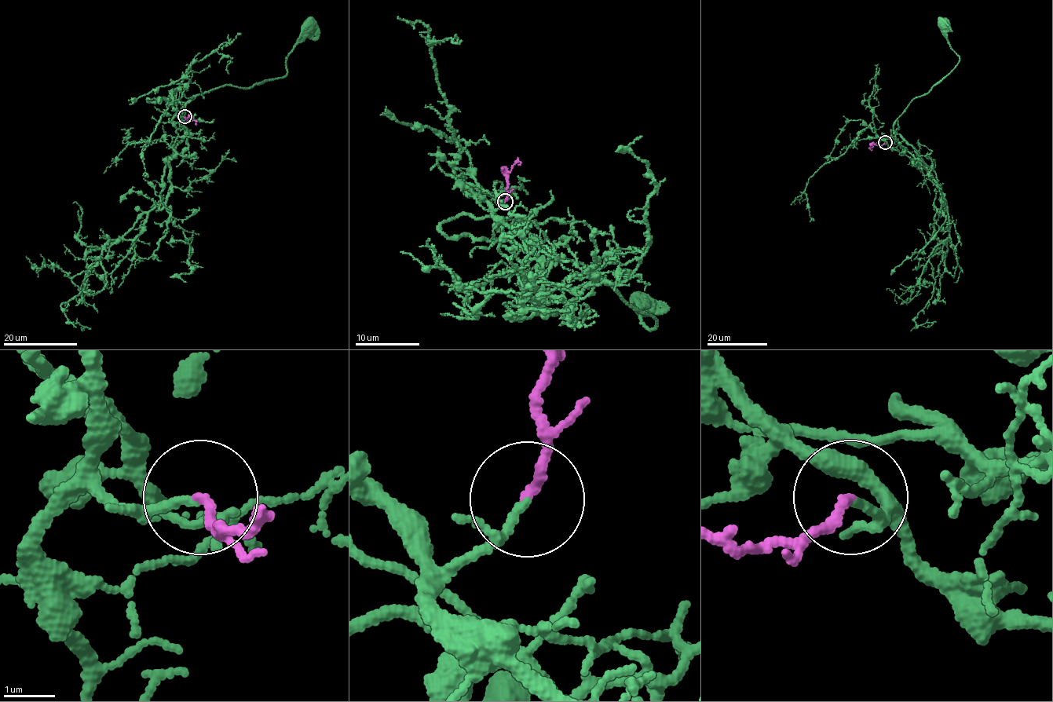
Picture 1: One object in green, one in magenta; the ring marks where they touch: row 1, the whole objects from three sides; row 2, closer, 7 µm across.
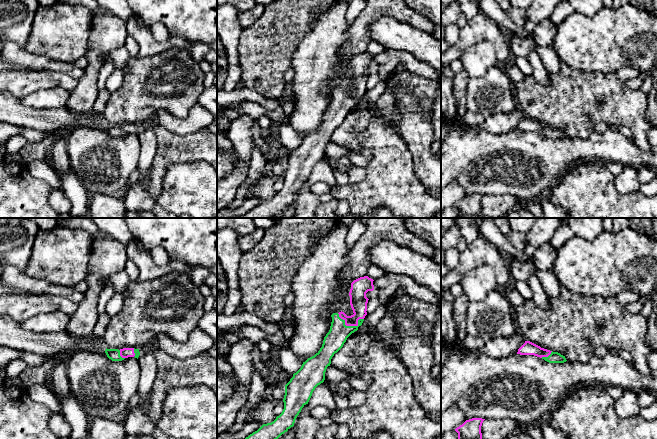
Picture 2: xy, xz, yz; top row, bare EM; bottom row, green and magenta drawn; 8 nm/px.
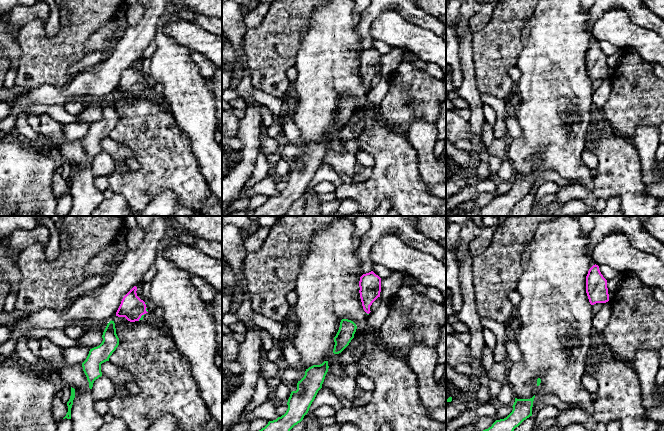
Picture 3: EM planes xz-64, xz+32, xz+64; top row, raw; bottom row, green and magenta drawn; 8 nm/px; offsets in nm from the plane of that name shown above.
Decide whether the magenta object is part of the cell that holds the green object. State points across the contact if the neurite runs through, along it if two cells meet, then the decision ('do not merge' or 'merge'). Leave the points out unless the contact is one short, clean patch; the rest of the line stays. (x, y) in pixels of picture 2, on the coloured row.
way xz (334, 340), (350, 326), (358, 317), (358, 300); merge

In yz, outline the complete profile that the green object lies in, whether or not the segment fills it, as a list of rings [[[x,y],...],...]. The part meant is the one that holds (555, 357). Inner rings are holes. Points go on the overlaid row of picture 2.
[[[525,341],[525,343],[518,349],[517,354],[534,355],[549,363],[564,363],[567,361],[565,356],[560,353],[541,348],[530,341]]]

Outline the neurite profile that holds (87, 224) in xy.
[[[58,218],[58,225],[69,227],[72,229],[83,229],[89,232],[92,235],[93,239],[97,236],[98,232],[100,231],[92,218]]]

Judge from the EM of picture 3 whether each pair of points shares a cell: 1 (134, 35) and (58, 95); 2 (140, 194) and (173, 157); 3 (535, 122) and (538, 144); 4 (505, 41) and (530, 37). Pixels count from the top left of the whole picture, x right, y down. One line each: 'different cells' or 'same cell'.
1: same cell
2: same cell
3: same cell
4: different cells

